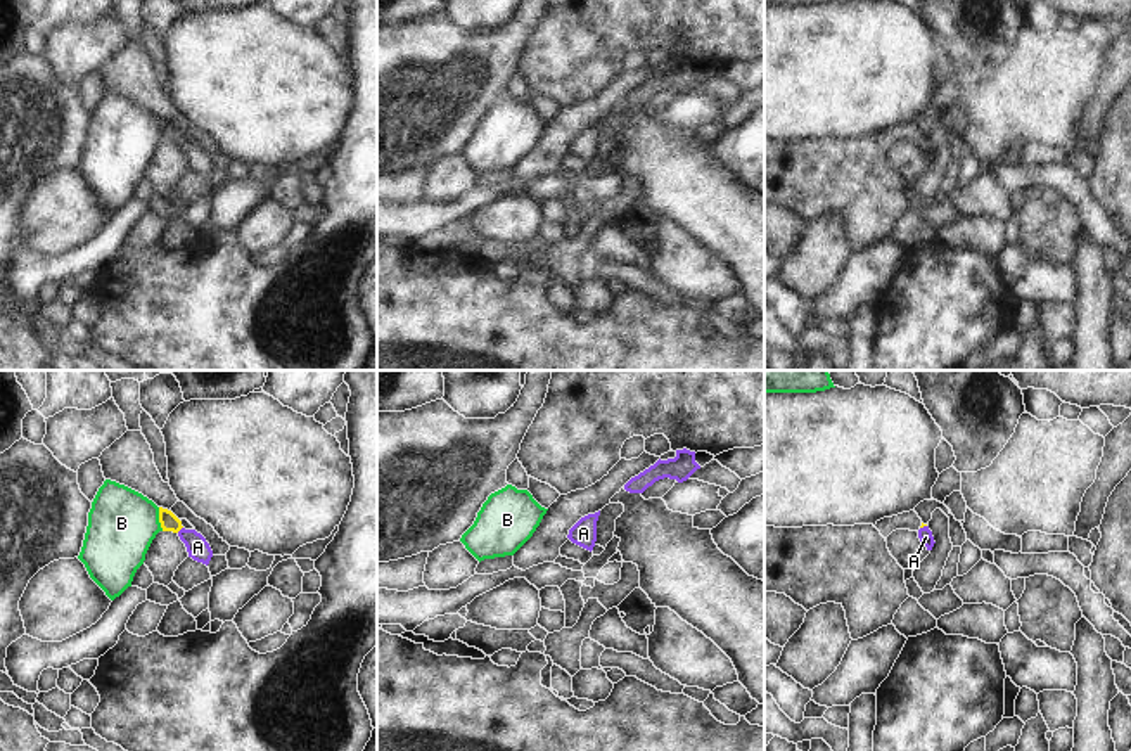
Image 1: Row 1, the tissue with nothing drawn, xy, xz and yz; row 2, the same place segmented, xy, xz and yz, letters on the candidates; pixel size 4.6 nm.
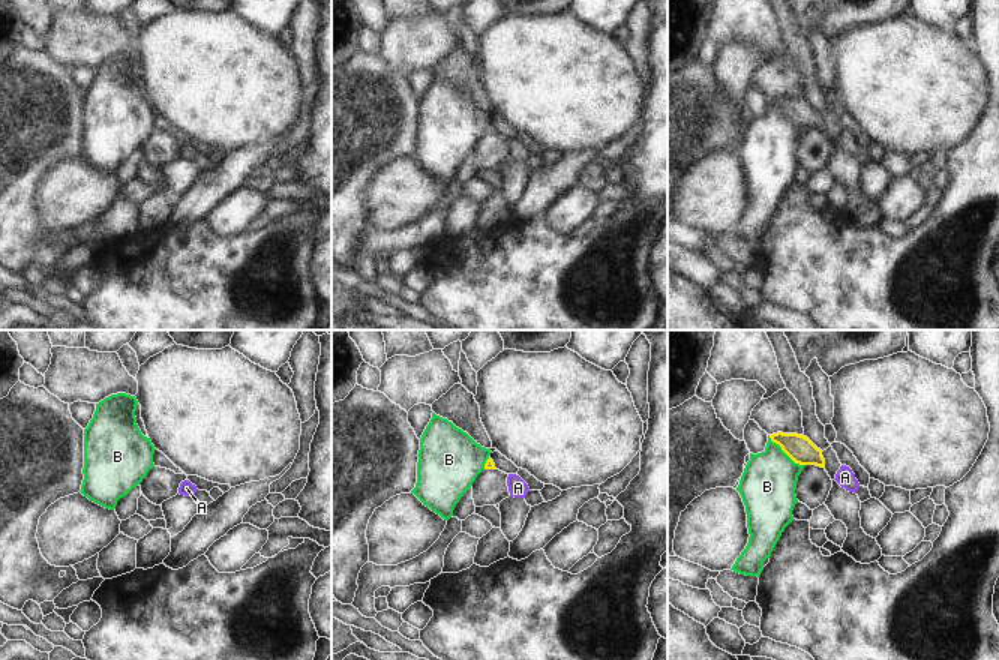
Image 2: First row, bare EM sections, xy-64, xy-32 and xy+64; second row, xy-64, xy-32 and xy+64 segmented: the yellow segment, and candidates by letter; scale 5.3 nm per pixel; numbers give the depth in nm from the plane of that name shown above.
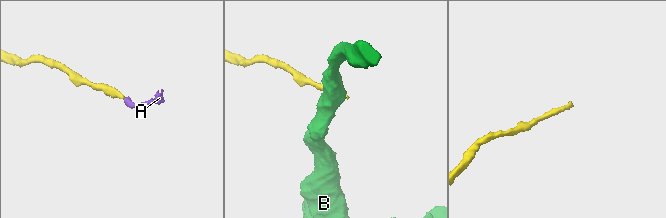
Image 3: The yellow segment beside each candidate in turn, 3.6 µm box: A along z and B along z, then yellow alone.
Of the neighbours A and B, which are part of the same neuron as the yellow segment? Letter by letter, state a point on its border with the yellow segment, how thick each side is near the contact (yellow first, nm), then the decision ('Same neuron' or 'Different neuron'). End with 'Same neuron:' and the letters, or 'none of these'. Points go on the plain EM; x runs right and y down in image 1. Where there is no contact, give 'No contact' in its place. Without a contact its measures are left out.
A: Touches yellow at xy (178, 142). Thickness 80 nm (yellow) against 100 nm. Same neuron
B: Touches yellow at xy (159, 132). Thickness 80 nm (yellow) against 320 nm. Different neuron
Same neuron: A

